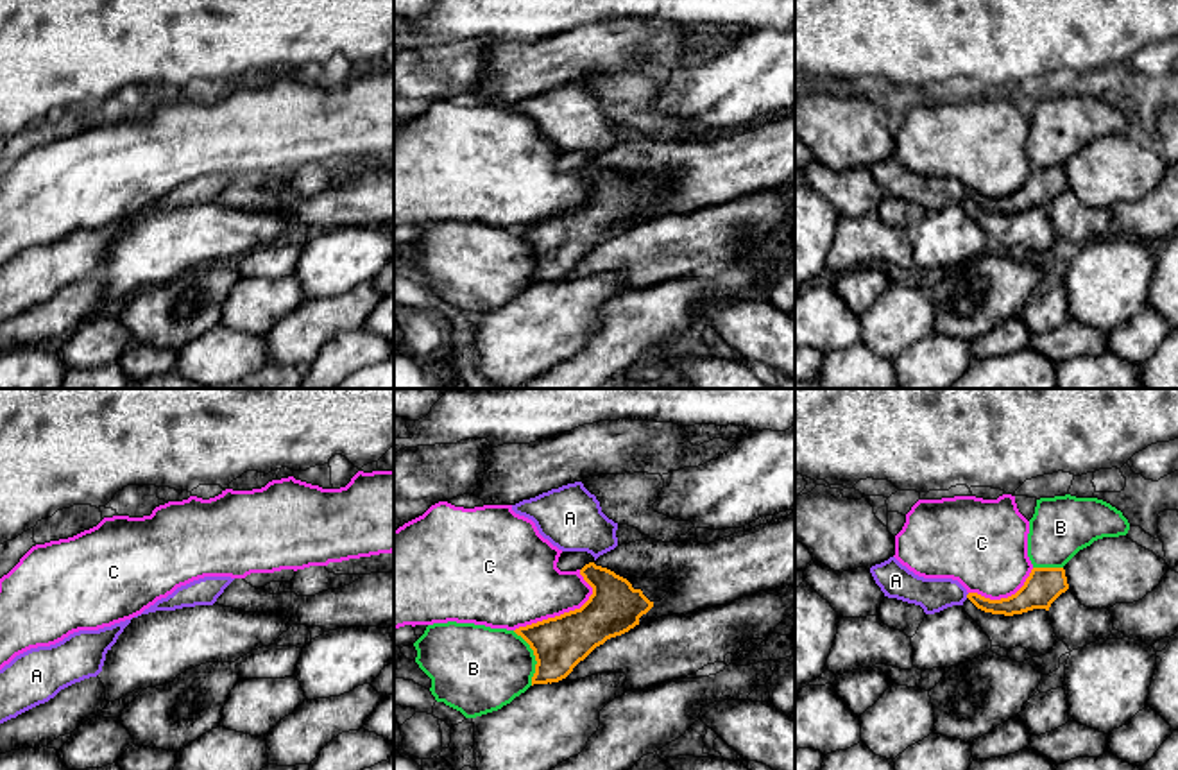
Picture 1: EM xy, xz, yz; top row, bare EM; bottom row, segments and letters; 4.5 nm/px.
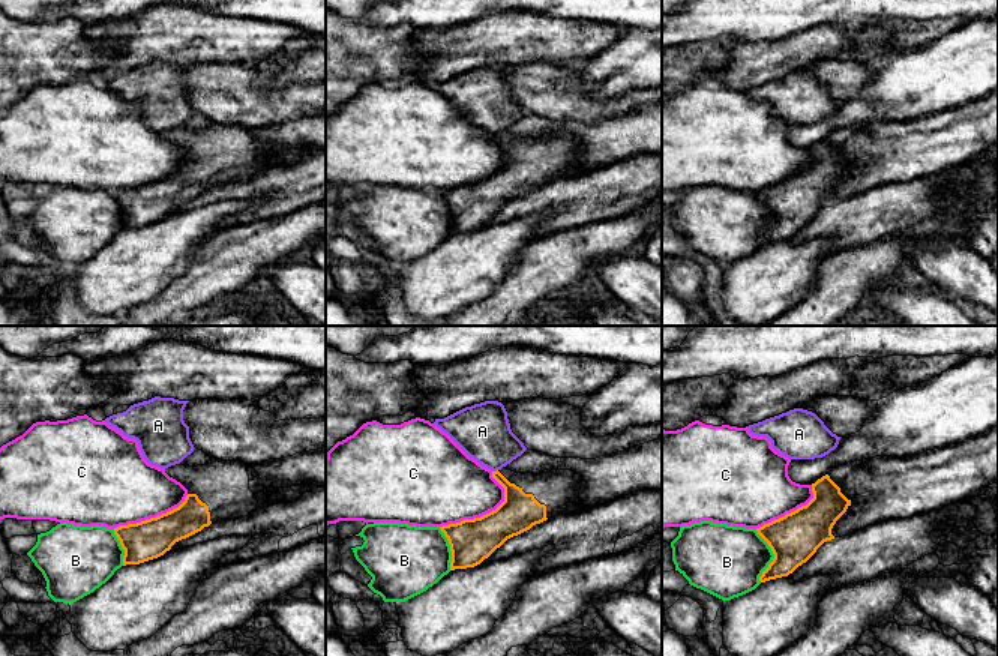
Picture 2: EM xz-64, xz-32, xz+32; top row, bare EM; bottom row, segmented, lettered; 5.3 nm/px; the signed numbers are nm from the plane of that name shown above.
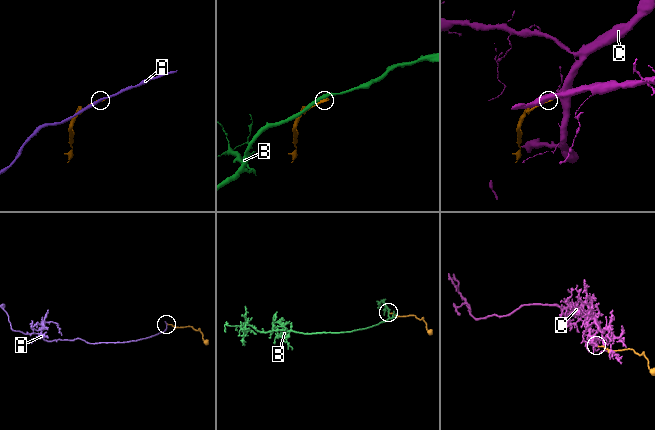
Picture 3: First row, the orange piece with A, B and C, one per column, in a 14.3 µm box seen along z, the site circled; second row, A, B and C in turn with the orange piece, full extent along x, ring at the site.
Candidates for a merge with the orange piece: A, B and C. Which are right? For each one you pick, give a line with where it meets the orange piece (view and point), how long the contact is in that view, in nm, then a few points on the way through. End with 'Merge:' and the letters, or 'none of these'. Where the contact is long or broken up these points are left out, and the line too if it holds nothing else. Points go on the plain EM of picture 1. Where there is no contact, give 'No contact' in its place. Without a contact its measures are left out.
Merge: none of these

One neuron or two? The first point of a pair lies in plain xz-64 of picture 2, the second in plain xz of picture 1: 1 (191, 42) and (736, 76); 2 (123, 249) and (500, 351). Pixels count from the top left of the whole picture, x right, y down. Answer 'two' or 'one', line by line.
1: two
2: one

